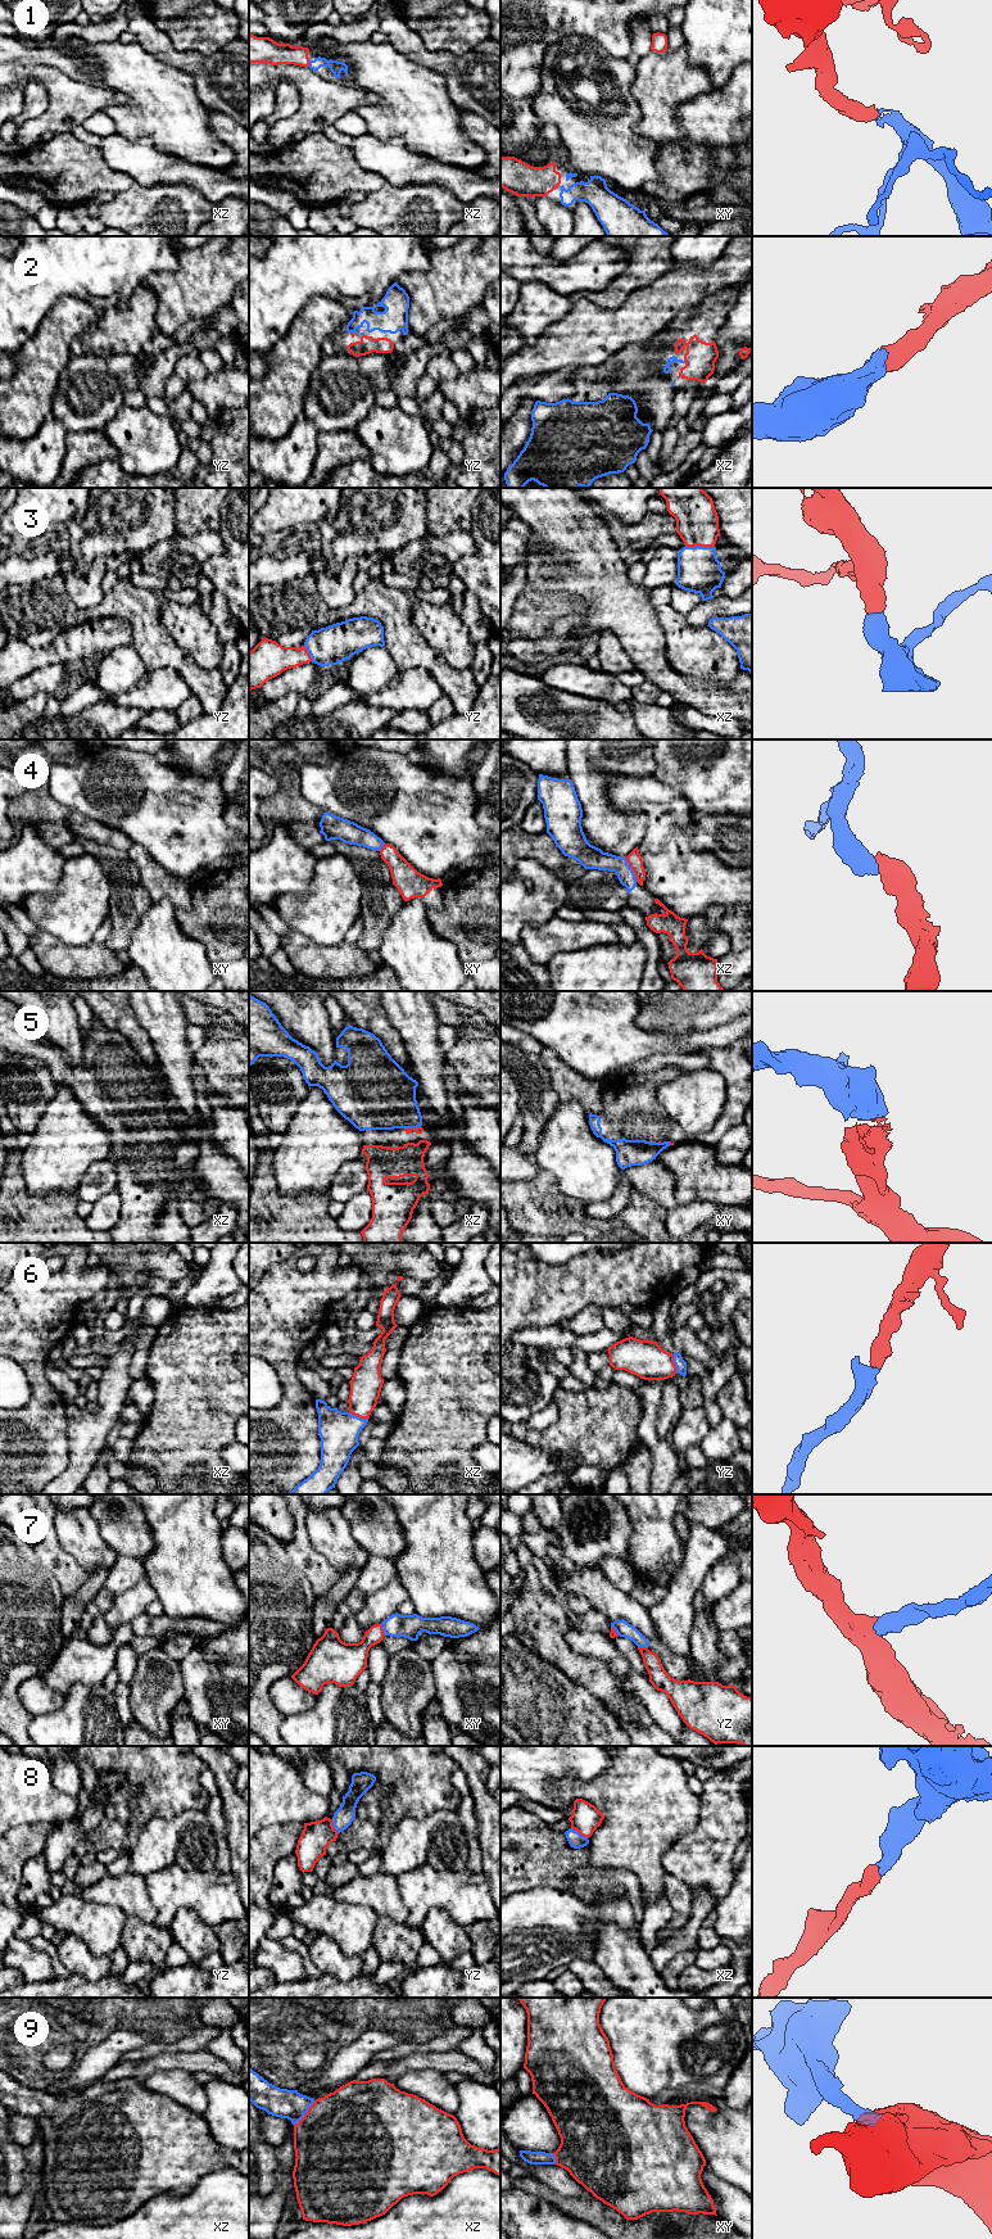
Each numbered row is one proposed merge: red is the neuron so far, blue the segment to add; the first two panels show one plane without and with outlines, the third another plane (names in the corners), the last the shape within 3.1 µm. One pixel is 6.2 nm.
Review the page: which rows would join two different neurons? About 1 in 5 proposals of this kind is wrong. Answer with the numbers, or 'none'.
4, 7

